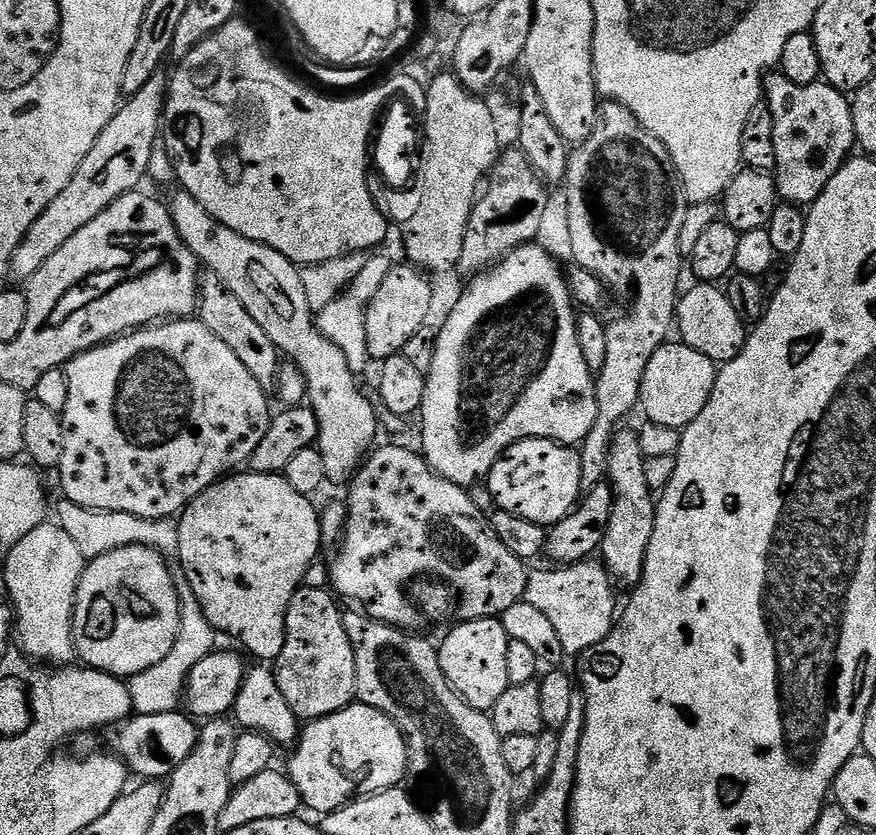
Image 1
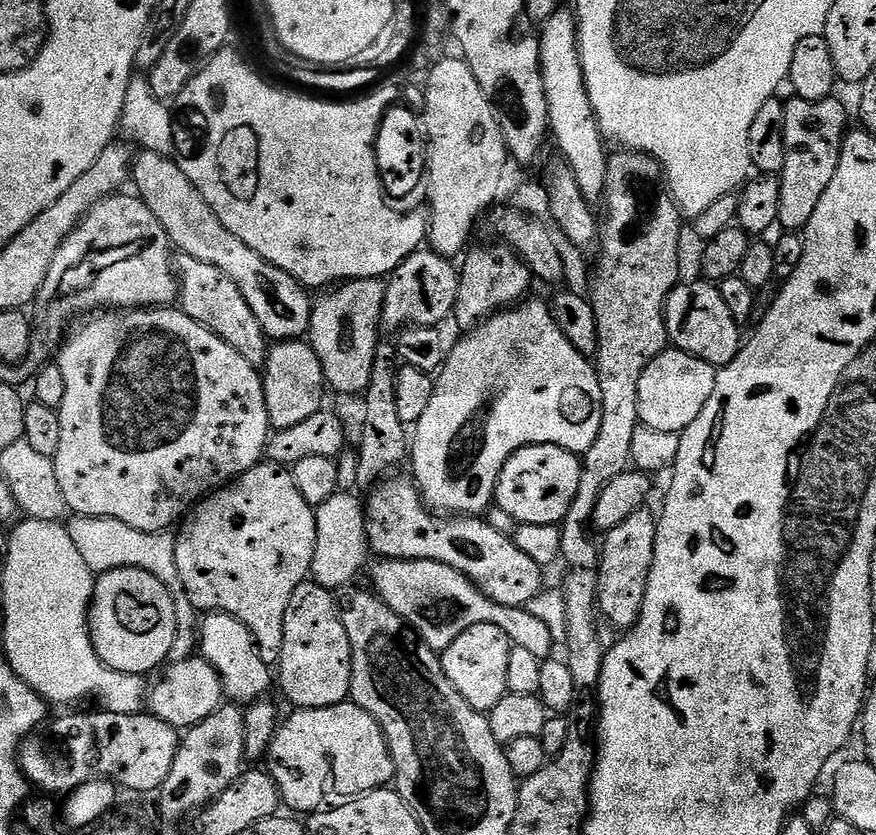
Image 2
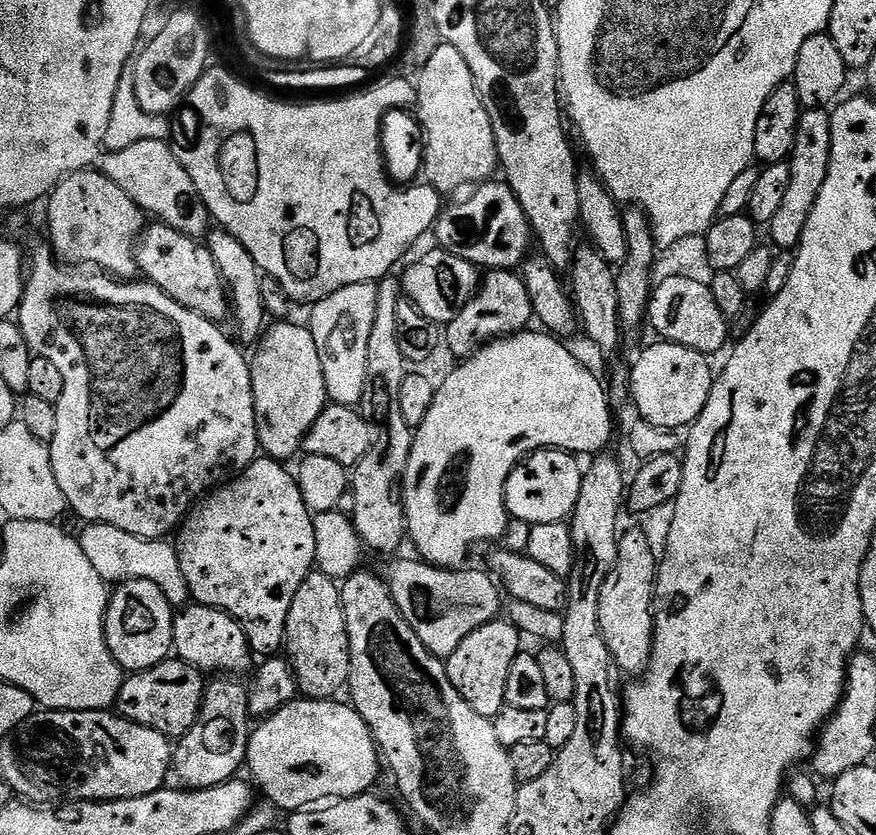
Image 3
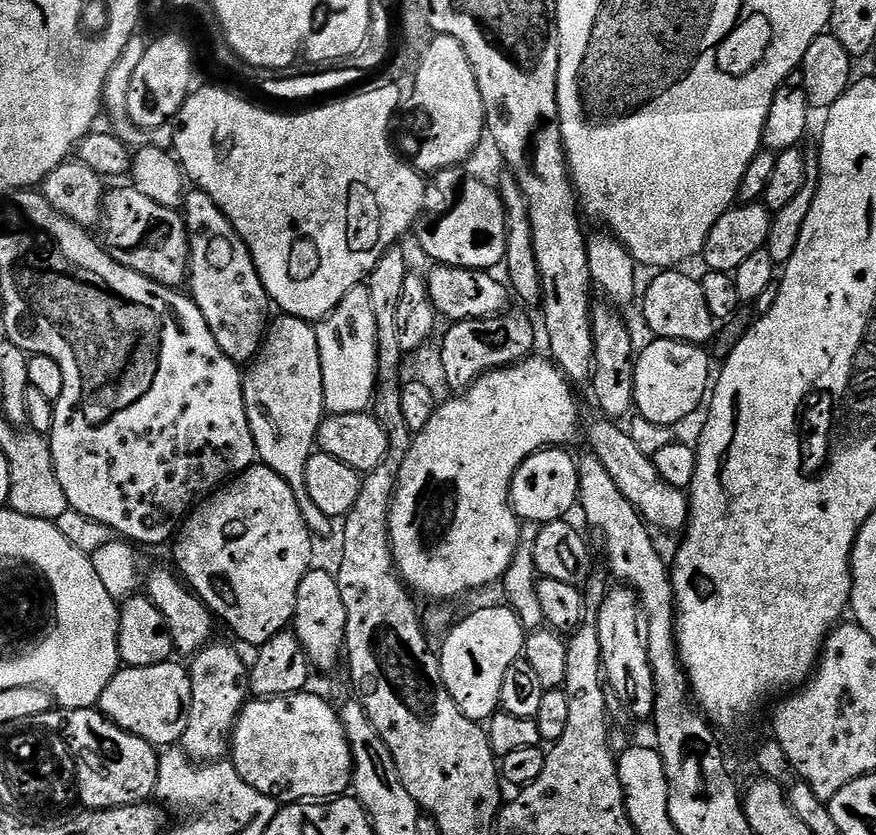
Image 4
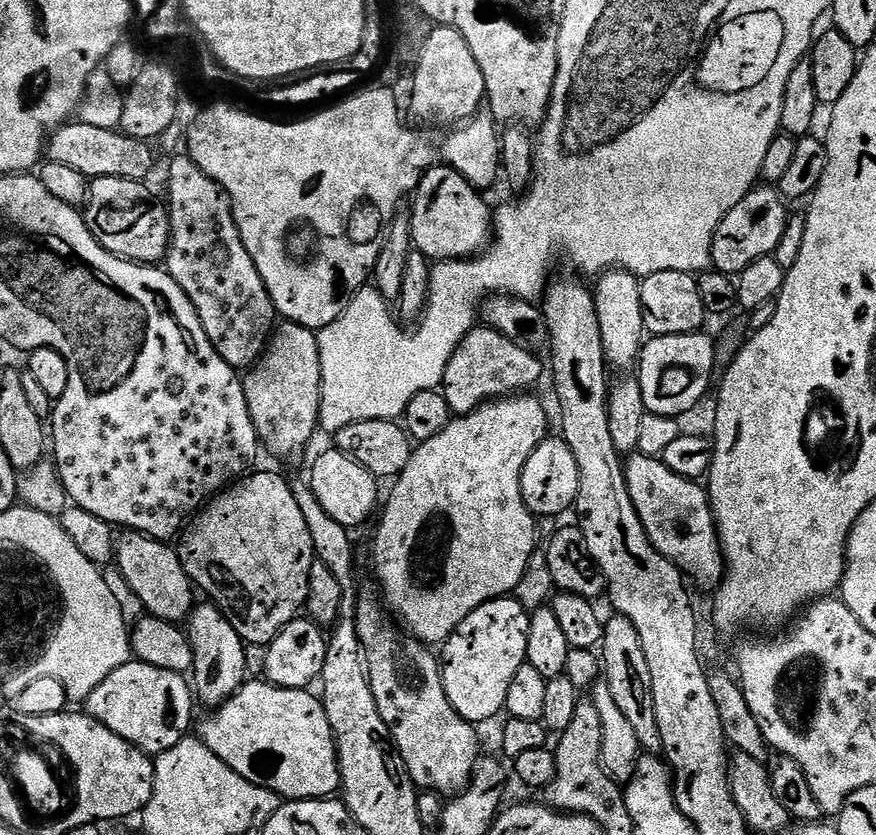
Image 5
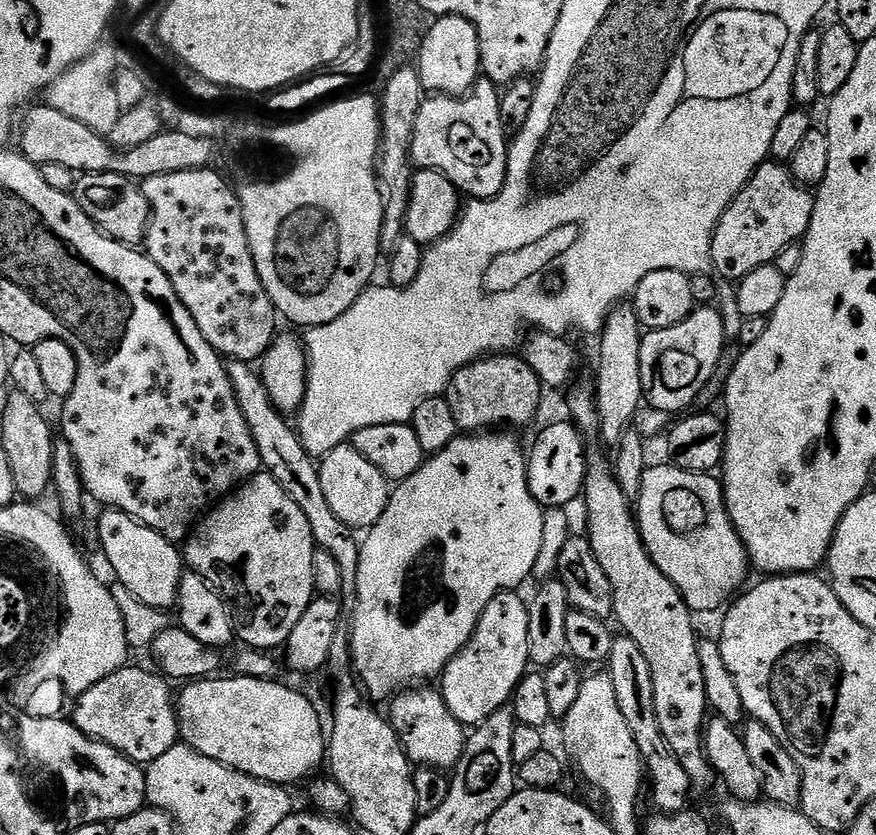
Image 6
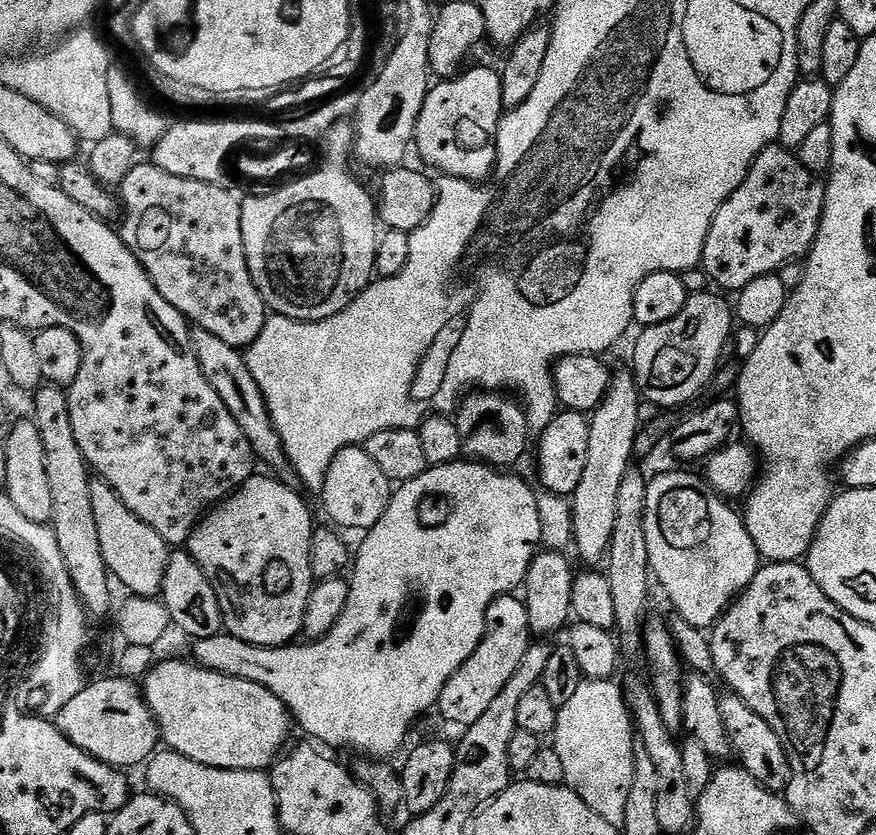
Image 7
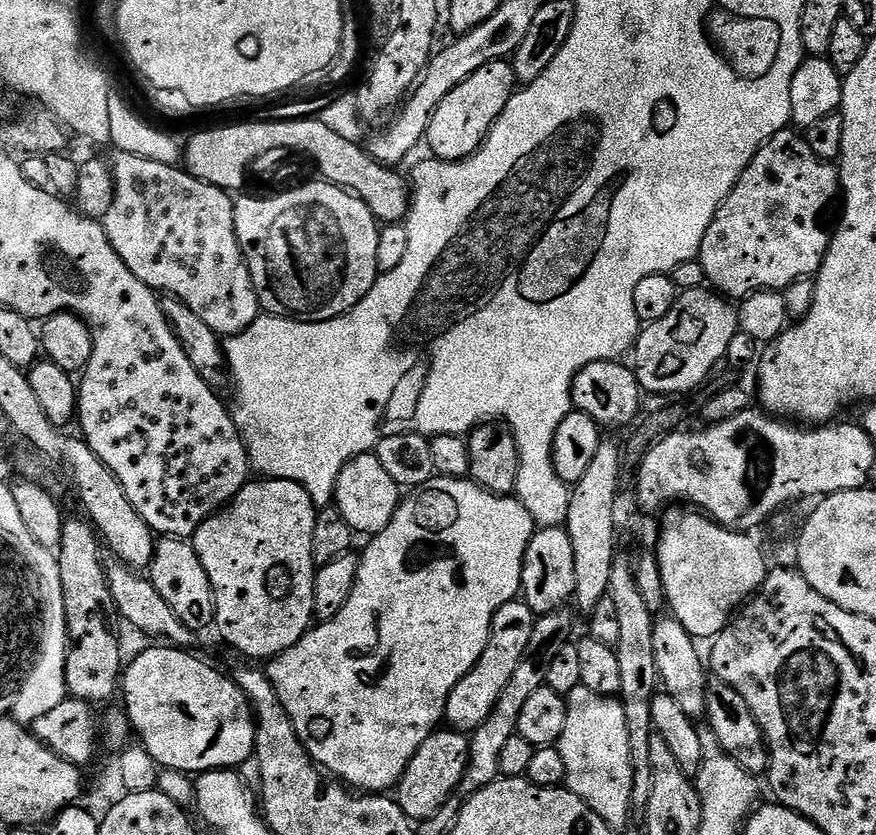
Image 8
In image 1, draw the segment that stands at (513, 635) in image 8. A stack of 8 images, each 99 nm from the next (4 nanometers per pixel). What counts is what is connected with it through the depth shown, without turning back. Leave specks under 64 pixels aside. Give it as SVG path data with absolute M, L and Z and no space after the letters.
M499 619L465 620L439 645L440 665L446 682L470 705L485 714L506 694L509 688L506 674L506 646L509 638Z

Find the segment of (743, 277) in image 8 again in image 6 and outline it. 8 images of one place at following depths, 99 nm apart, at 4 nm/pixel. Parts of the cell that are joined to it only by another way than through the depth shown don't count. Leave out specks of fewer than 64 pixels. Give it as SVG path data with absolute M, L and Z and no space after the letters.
M783 163L761 164L718 222L712 235L712 268L731 282L738 282L750 270L773 263L786 246L803 241L816 203L813 193L799 184Z

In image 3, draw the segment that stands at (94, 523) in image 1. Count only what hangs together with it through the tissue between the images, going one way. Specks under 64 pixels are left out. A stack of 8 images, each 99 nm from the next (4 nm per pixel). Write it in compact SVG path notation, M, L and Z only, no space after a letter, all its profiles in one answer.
M89 523L85 528L88 529L78 536L82 554L86 554L90 566L94 566L94 570L98 570L100 577L109 585L123 584L125 580L154 582L154 586L166 594L173 609L183 609L189 603L188 584L184 581L175 543L167 539L138 538L138 534L126 534L126 530L118 530L118 526L109 524Z

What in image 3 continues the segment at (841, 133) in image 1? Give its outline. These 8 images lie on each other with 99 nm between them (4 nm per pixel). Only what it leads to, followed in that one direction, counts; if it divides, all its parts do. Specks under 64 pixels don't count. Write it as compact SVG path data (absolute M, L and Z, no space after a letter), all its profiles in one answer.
M810 108L801 111L798 118L798 132L794 134L794 150L787 161L792 171L790 187L786 189L786 198L774 213L772 223L767 225L766 232L772 235L771 243L780 250L795 250L800 247L802 230L806 230L806 218L818 202L818 194L826 182L832 153L832 118L825 109Z

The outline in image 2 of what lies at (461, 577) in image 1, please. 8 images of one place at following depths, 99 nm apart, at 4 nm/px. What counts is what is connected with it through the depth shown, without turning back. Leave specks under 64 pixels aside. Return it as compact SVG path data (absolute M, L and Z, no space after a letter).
M395 476L381 479L364 505L365 534L373 557L444 563L460 571L482 594L502 606L523 608L540 595L545 587L542 565L522 554L515 539L498 534L484 518L437 514L425 504L411 479Z

